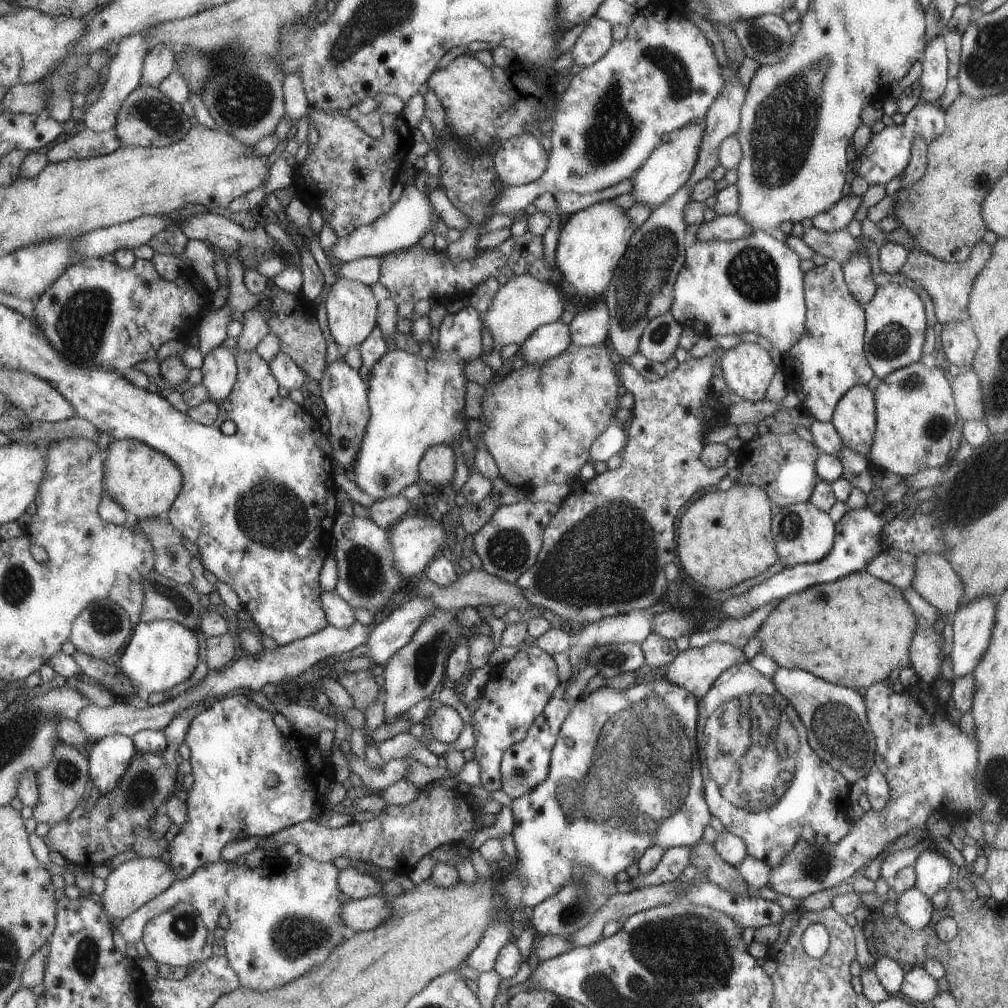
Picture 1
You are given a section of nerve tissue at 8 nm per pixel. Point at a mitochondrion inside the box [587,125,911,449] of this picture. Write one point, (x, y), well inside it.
(653, 255)

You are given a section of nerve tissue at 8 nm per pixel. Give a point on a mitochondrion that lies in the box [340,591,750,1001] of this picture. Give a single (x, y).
(634, 784)

